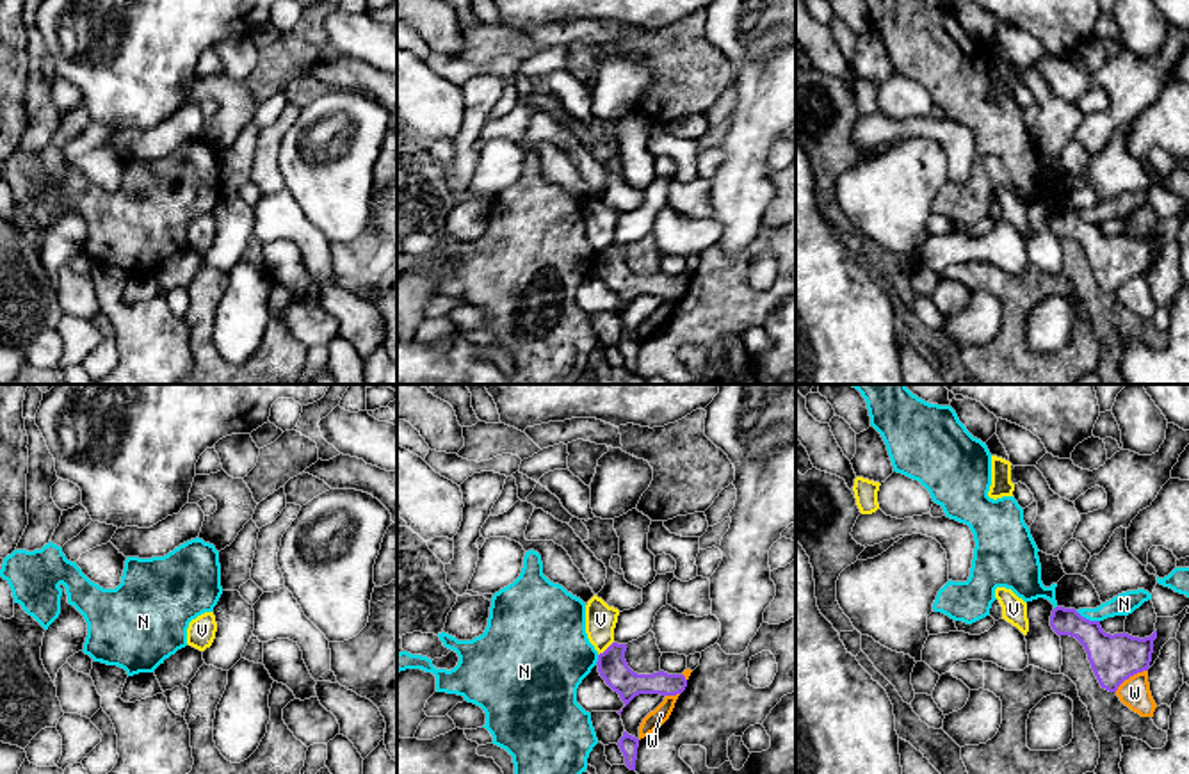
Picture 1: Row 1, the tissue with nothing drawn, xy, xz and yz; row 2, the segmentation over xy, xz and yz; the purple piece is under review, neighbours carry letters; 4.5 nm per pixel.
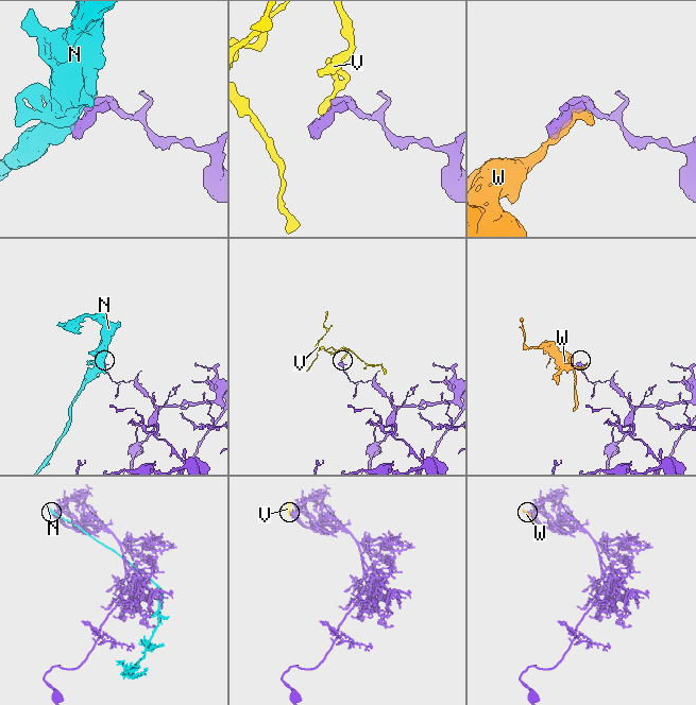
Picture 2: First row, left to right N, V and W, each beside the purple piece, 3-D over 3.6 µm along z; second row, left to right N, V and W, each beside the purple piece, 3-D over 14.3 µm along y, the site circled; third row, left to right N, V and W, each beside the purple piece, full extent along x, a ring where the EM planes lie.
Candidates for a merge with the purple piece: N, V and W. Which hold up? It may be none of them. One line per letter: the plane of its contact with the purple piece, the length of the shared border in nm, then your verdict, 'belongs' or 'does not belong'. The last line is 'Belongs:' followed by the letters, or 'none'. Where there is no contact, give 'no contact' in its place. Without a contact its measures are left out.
N: yz | 120 nm | does not belong
V: xz | 100 nm | does not belong
W: yz | 180 nm | does not belong
Belongs: none

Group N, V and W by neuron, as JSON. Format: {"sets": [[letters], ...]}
{"sets": [["N"], ["V"], ["W"]]}

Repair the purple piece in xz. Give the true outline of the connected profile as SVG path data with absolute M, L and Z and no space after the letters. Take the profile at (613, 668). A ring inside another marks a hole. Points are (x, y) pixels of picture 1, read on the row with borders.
M612 642L598 655L598 673L605 683L619 694L625 706L639 694L676 696L687 687L683 674L653 674L634 673L625 660L627 644Z

